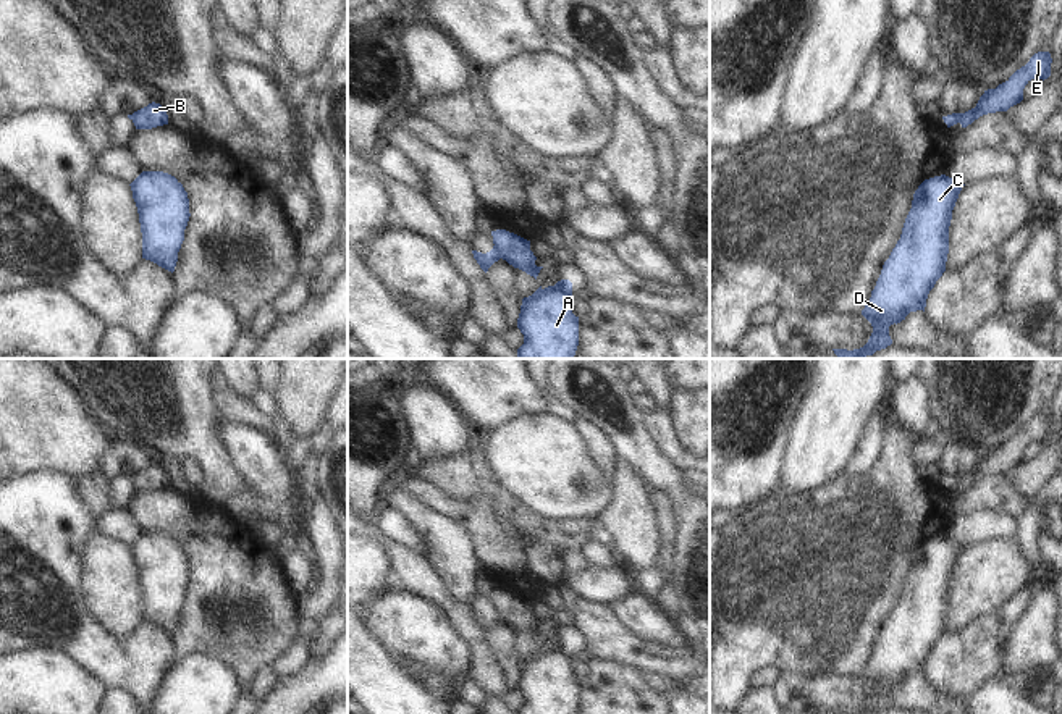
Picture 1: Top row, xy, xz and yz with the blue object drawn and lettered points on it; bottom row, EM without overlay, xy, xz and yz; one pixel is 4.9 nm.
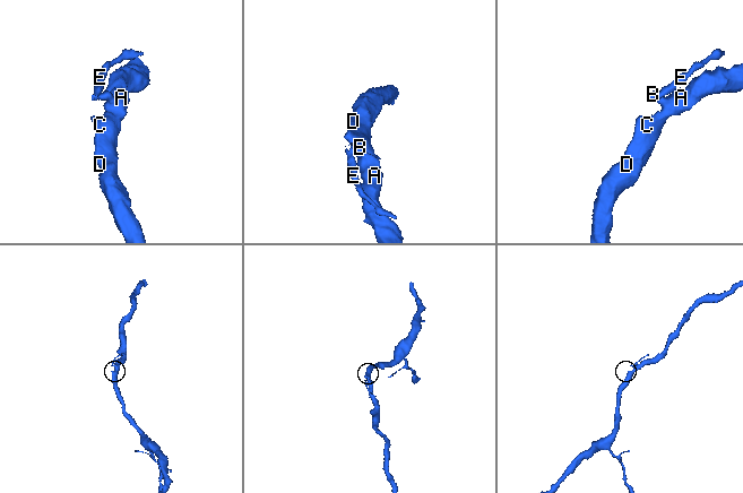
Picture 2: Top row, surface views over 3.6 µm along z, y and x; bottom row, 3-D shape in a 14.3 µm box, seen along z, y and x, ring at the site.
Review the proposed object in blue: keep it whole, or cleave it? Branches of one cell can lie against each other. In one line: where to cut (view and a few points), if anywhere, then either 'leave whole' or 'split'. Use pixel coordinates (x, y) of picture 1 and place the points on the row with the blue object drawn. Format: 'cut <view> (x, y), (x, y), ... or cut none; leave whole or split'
cut xz (493, 246), (501, 257); split

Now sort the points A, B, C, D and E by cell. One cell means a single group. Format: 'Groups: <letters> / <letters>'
Groups: A B C D / E.

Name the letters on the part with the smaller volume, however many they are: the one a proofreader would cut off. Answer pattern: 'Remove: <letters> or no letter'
Remove: E

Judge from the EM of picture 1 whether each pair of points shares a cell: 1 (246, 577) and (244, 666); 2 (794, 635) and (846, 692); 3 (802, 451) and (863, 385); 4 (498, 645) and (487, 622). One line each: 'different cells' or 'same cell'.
1: same cell
2: different cells
3: same cell
4: different cells

